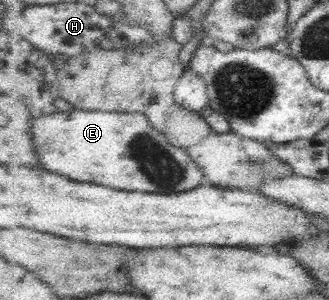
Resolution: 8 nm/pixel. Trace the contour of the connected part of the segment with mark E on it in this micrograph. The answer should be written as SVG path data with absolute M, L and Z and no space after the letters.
M73 108L70 112L54 112L32 120L31 134L38 148L39 163L50 172L72 176L72 180L101 184L103 186L124 190L177 194L190 191L202 185L210 185L203 168L188 154L184 148L173 145L168 137L151 124L141 113L120 113L103 111L86 111Z

